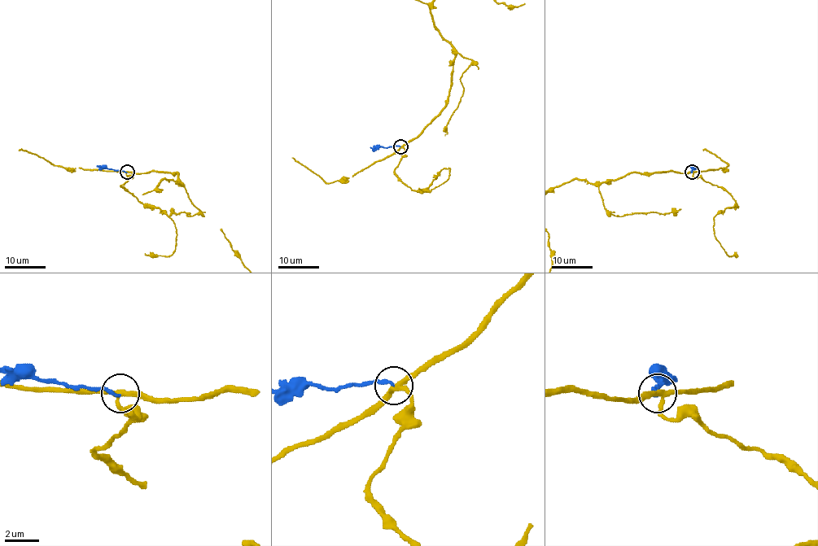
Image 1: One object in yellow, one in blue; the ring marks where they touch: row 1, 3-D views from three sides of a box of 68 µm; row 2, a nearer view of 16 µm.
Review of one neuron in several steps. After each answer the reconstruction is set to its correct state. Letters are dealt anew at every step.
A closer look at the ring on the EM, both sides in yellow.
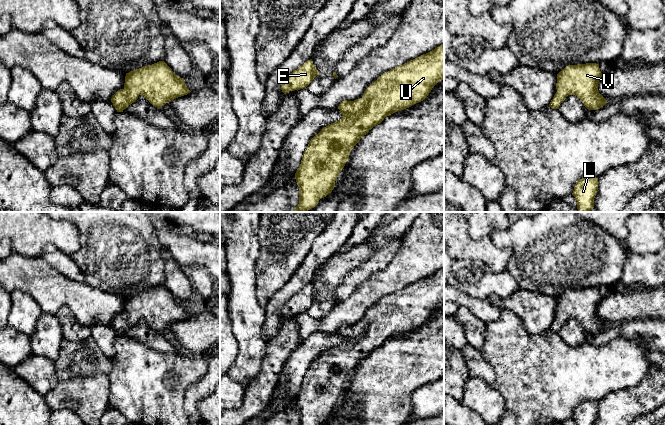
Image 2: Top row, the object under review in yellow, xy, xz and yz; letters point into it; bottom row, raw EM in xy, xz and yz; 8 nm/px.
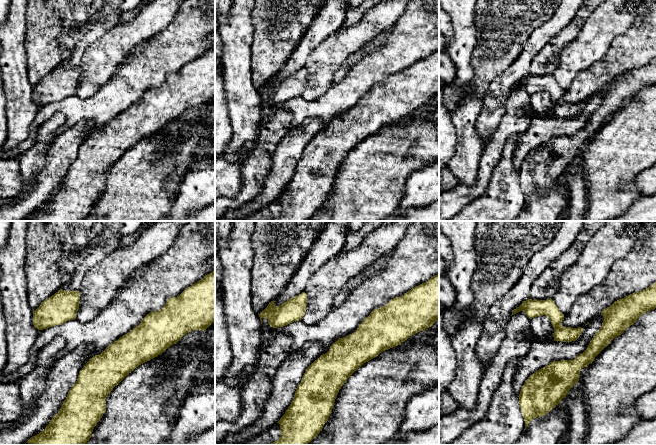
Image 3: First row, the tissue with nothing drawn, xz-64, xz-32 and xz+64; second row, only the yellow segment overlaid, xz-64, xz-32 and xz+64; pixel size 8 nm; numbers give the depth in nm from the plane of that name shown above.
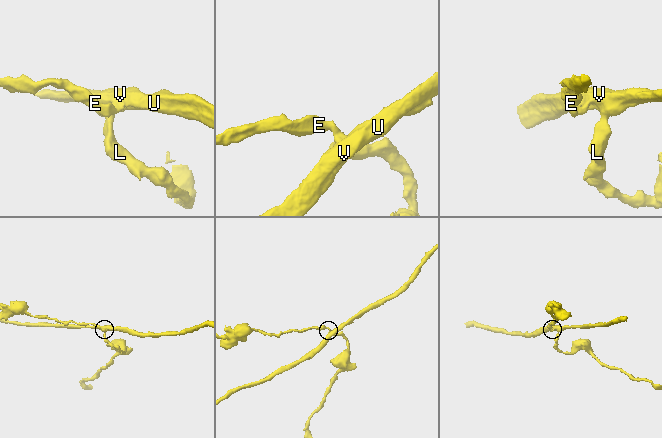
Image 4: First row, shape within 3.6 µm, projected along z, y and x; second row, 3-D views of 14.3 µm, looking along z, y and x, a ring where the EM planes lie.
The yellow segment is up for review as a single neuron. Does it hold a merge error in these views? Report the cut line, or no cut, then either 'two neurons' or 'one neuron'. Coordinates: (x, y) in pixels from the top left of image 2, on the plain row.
cut none; one neuron

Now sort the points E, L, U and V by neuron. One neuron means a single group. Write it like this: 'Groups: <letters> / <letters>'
Groups: E L U V

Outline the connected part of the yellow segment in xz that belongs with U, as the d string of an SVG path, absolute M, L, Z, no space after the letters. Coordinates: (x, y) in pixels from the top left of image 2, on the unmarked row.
M444 267L403 289L383 297L360 323L342 325L338 333L343 341L324 351L309 366L302 379L295 403L299 410L299 425L319 425L332 416L339 397L349 383L354 370L374 350L397 335L423 325L432 312L444 303Z

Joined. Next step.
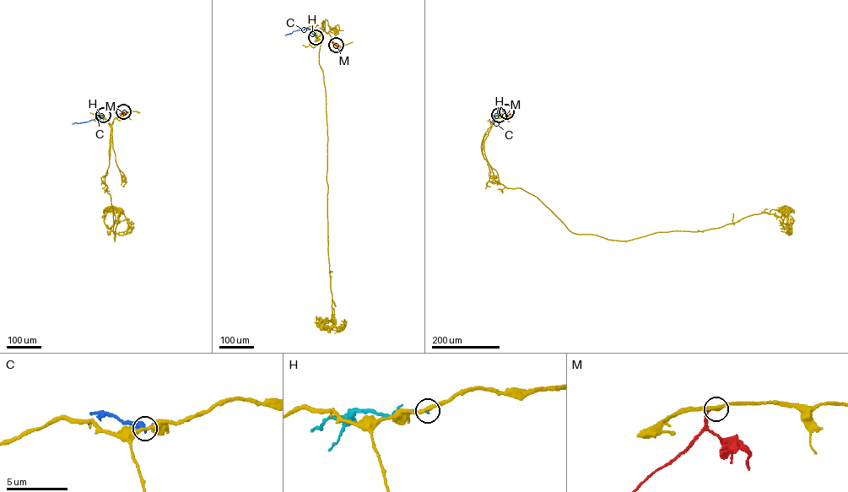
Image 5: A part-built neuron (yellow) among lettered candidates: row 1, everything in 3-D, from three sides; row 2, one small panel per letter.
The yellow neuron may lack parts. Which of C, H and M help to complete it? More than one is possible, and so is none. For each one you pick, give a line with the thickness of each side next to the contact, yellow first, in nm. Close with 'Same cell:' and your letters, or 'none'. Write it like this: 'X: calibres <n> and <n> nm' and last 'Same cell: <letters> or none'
M: calibres 300 and 240 nm
Same cell: M

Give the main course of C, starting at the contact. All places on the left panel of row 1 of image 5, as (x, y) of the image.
C: (103, 116), (72, 123)

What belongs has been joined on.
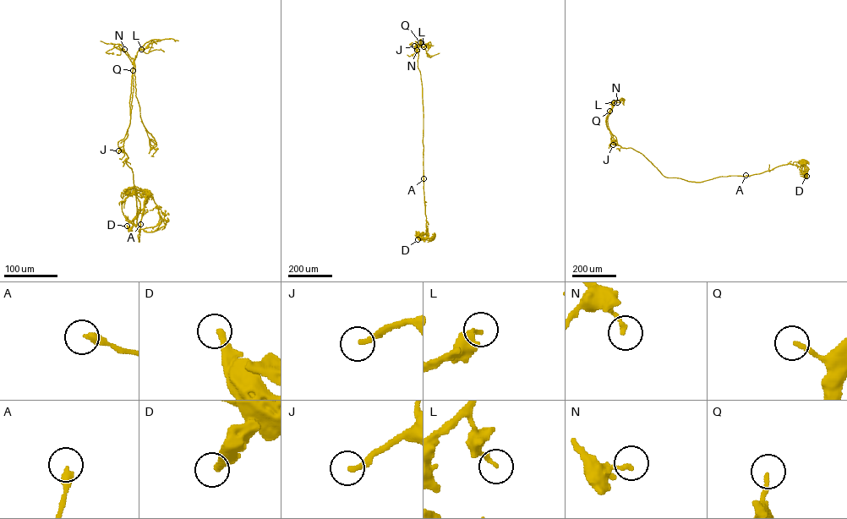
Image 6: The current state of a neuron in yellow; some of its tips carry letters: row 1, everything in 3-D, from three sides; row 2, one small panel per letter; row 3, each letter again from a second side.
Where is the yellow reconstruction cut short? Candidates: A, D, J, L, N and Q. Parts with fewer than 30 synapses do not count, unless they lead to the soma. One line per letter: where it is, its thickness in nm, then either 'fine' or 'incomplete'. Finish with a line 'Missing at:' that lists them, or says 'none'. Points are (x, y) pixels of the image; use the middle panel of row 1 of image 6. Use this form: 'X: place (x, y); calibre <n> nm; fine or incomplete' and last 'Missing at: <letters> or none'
A: place (423, 178); calibre 340 nm; fine
D: place (418, 239); calibre 340 nm; fine
J: place (414, 46); calibre 220 nm; incomplete
L: place (423, 46); calibre 200 nm; fine
N: place (417, 50); calibre 180 nm; fine
Q: place (420, 42); calibre 170 nm; incomplete
Missing at: J, Q

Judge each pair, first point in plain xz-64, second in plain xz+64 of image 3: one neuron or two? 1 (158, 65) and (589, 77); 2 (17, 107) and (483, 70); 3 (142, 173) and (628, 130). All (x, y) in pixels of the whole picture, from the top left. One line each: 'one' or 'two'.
1: one
2: two
3: one

